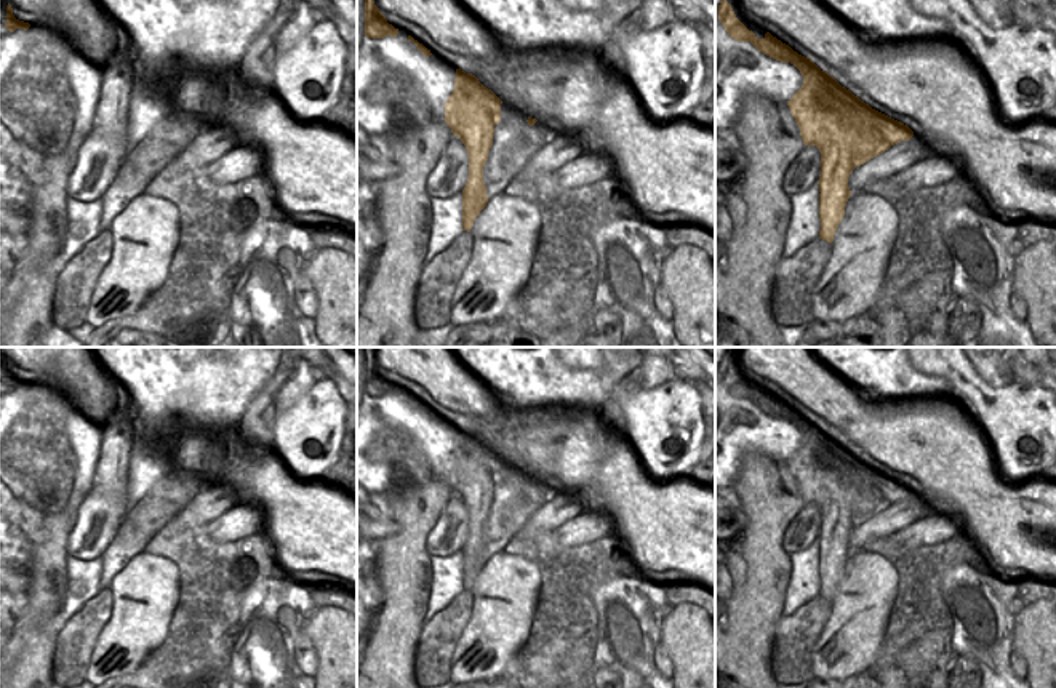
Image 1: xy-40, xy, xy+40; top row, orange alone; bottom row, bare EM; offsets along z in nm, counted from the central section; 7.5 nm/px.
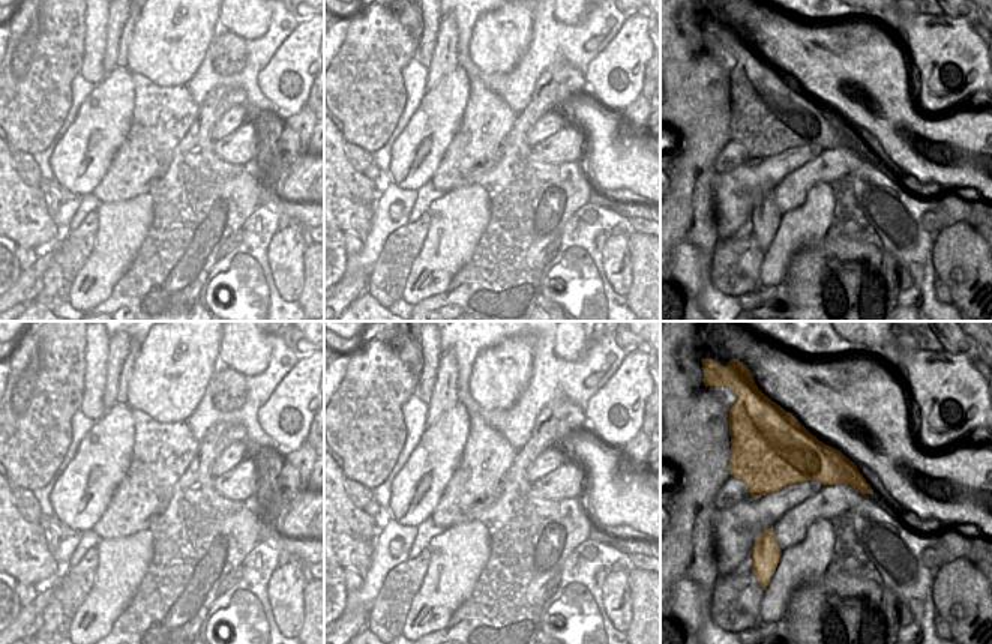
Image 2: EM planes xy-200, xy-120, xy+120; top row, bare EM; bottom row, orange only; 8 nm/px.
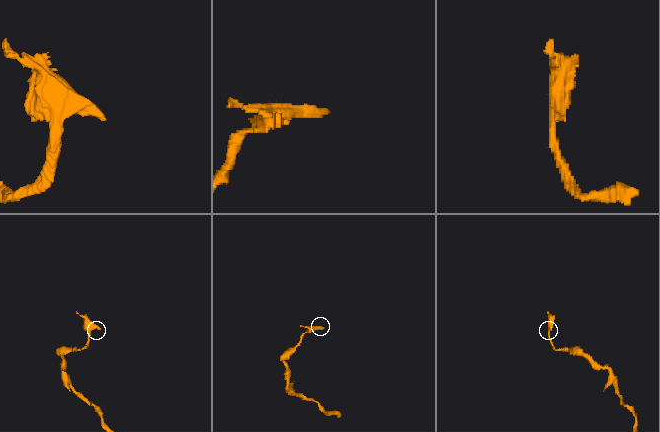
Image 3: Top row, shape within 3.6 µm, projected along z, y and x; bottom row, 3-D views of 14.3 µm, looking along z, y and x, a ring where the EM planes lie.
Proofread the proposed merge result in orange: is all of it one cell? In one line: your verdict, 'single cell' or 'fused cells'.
fused cells

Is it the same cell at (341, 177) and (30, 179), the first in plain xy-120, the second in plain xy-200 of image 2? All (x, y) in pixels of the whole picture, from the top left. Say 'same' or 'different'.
different

